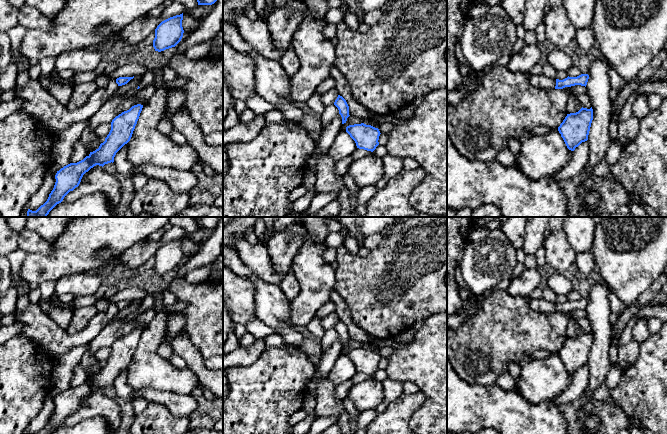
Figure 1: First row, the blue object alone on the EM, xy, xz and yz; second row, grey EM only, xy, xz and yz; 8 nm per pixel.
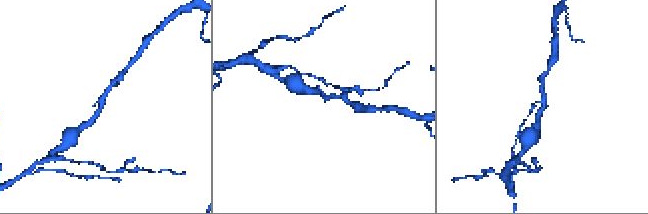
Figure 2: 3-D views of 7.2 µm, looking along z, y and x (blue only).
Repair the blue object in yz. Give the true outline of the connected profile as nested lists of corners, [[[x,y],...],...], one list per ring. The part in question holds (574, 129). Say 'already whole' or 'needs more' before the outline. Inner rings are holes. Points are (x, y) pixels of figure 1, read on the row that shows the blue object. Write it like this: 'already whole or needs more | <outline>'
already whole | [[[581,108],[576,113],[567,114],[558,127],[567,148],[574,151],[582,142],[588,140],[588,135],[593,120],[593,109]]]

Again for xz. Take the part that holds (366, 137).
already whole | [[[364,123],[349,125],[346,132],[355,141],[357,148],[373,152],[379,145],[380,131]]]

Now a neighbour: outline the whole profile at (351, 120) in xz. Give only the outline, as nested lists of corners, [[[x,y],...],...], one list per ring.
[[[349,116],[347,118],[347,121],[342,124],[341,129],[342,131],[346,131],[346,127],[349,125],[354,125],[354,124],[361,124],[363,123],[363,119],[358,118],[358,117],[354,117],[354,116]]]

